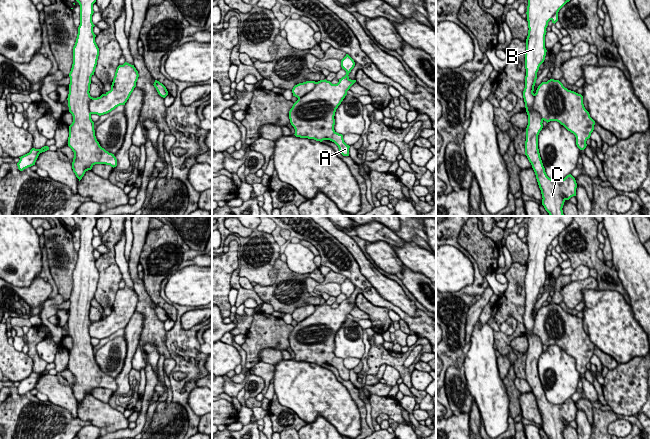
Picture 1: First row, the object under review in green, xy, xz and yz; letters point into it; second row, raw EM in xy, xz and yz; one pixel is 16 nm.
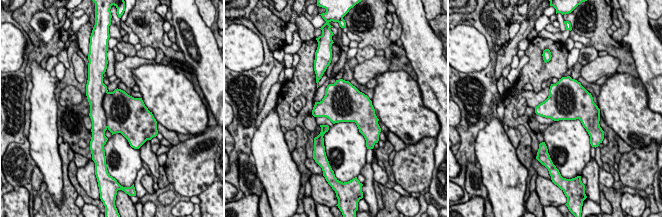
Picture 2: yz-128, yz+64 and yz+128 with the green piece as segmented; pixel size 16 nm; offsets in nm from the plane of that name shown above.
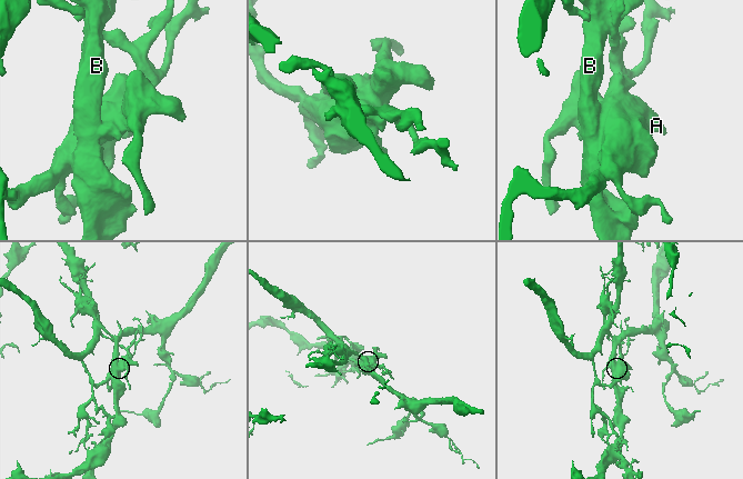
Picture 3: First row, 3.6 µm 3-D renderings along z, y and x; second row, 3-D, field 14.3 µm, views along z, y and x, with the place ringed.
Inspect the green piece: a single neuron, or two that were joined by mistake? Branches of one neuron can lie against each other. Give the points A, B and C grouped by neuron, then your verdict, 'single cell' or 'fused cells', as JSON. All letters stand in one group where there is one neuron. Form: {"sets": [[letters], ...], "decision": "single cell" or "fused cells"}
{"sets": [["A"], ["B", "C"]], "decision": "fused cells"}

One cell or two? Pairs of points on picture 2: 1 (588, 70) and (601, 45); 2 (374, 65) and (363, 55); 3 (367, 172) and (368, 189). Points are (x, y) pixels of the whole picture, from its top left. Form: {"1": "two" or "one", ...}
{"1": "two", "2": "two", "3": "one"}

